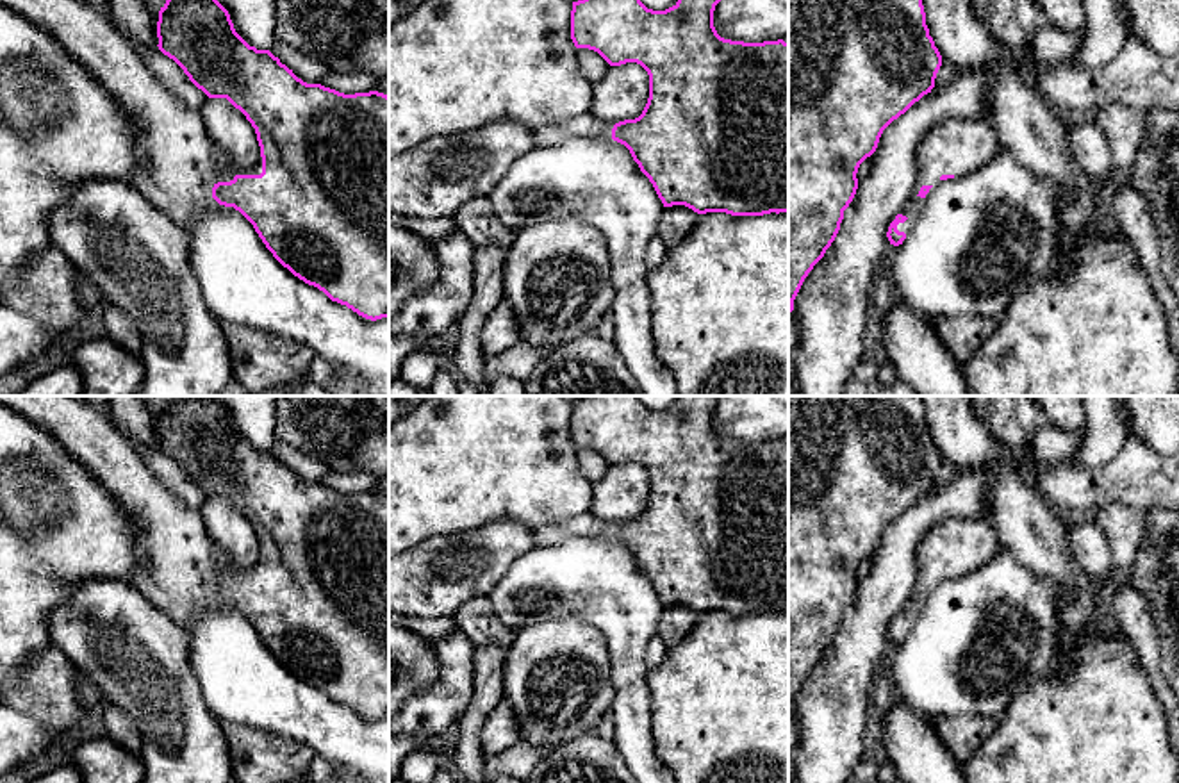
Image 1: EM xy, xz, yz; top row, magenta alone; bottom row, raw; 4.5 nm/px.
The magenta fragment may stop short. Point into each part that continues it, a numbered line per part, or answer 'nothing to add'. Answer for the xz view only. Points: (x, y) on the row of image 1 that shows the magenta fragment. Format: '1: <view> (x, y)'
1: xz (587, 125)

